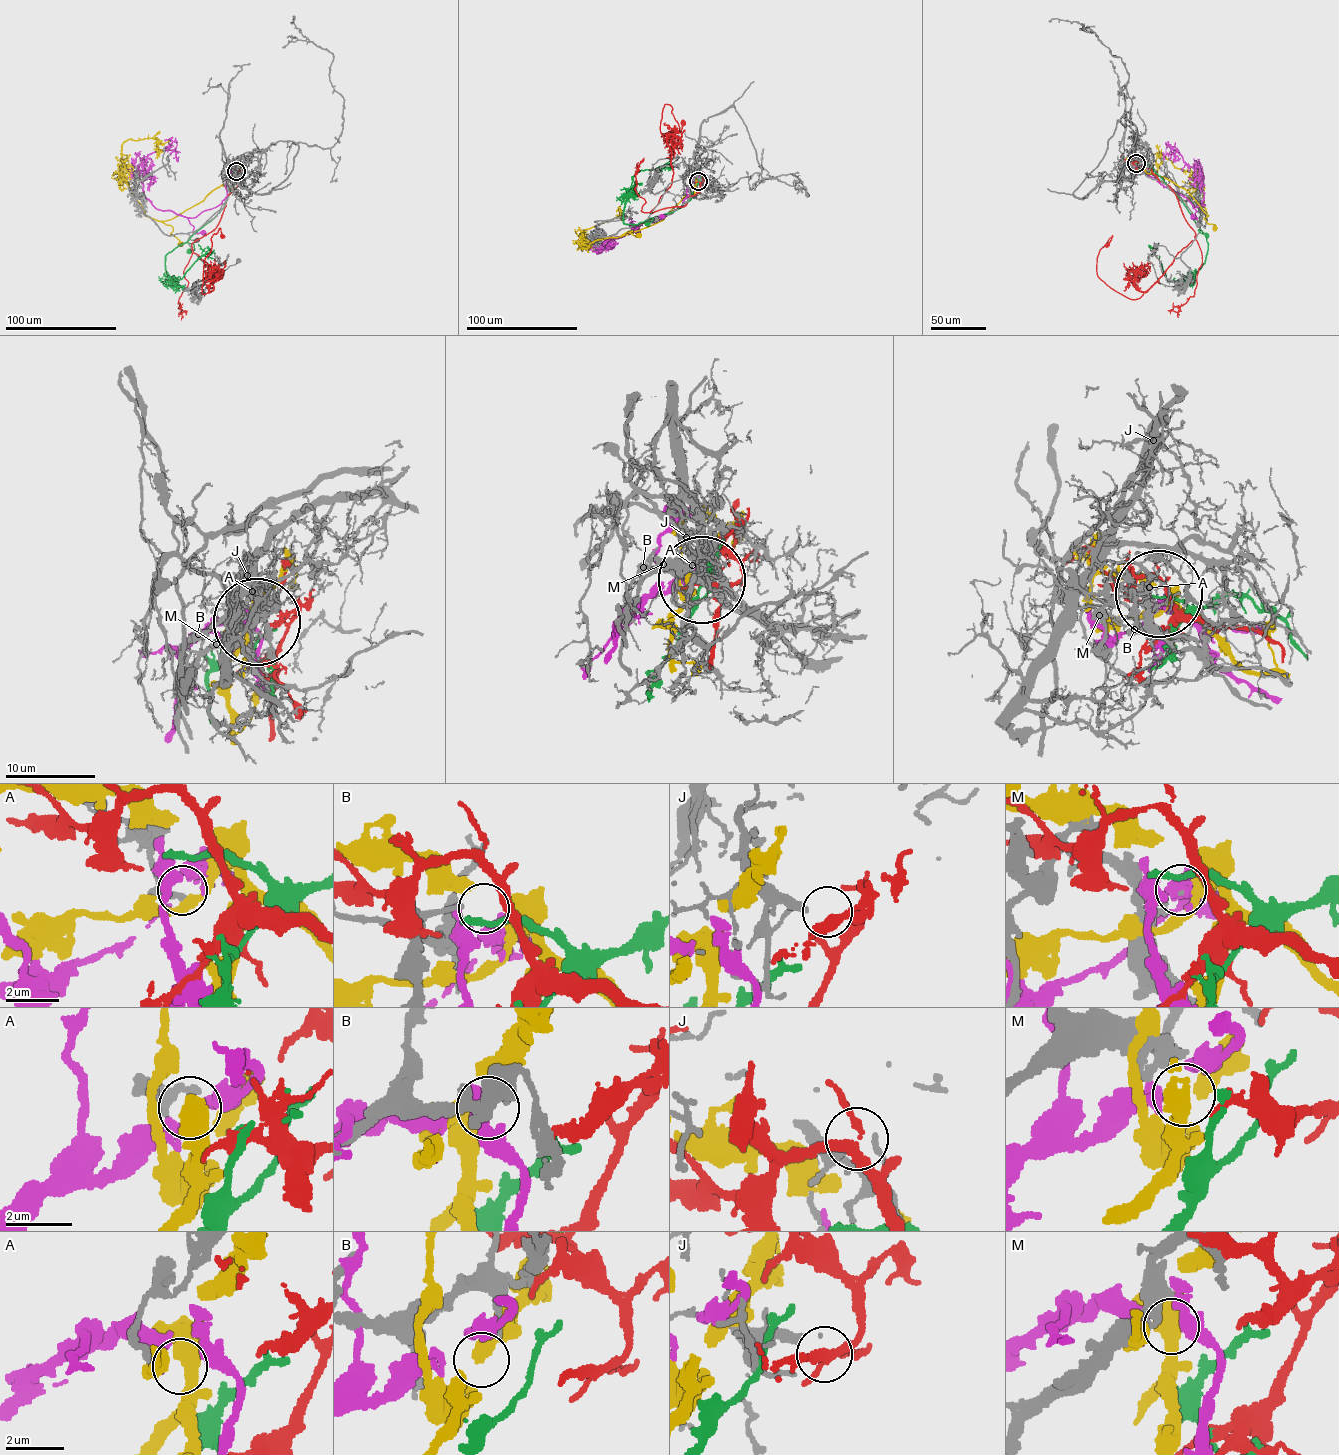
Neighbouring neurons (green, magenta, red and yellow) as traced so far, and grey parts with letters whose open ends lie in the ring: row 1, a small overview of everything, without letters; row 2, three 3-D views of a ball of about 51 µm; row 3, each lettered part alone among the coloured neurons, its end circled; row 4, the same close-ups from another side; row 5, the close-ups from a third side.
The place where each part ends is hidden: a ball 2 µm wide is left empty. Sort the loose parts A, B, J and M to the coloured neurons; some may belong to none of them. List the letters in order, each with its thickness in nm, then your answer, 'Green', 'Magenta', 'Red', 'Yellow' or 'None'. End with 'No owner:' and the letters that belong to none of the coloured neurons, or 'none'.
A: Thickness 200 nm. None
B: Thickness 170 nm. None
J: Thickness 320 nm. None
M: Thickness 190 nm. None
No owner: A, B, J, M

